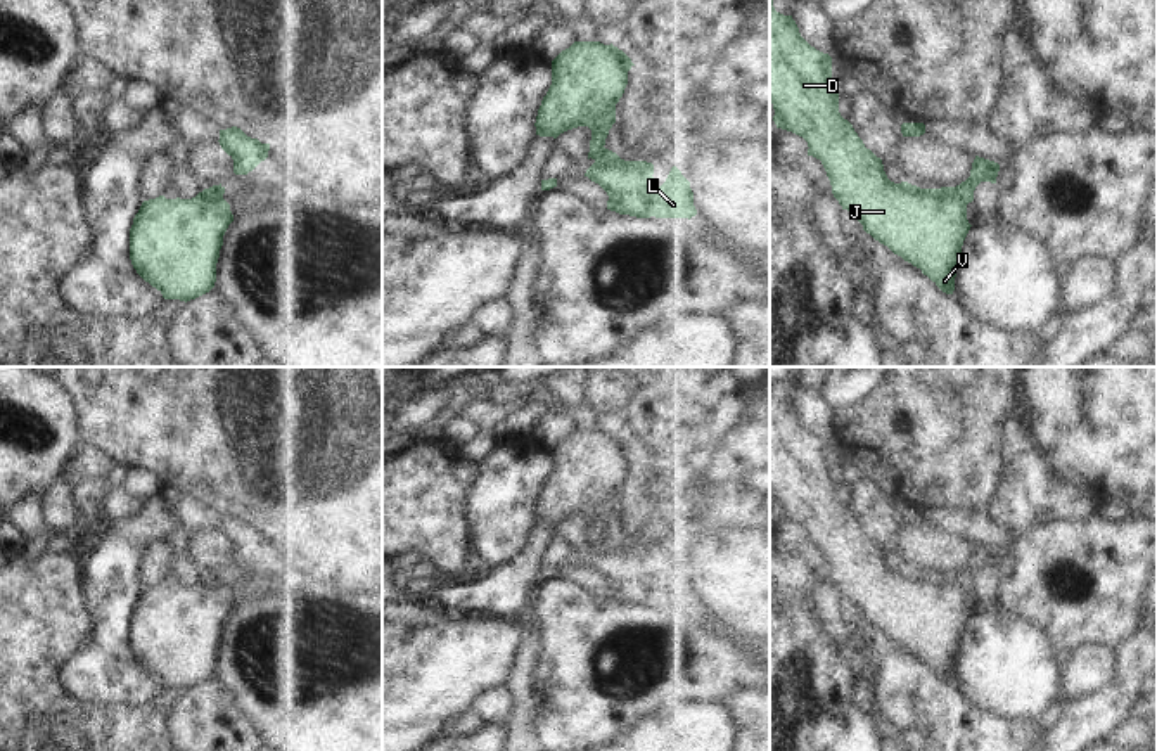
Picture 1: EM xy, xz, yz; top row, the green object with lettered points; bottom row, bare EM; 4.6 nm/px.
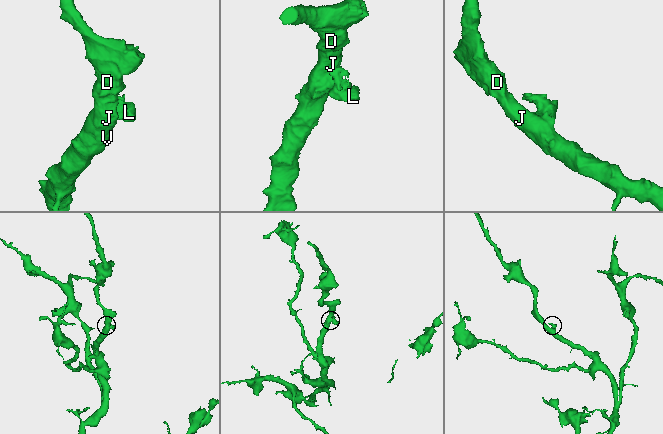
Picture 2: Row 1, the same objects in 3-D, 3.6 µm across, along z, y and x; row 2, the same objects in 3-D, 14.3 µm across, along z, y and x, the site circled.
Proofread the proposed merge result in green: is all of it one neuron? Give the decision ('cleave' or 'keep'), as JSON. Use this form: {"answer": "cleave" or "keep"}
{"answer": "cleave"}

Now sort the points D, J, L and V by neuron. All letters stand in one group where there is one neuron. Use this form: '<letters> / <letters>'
D J V / L

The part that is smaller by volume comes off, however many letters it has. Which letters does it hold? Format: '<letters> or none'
L

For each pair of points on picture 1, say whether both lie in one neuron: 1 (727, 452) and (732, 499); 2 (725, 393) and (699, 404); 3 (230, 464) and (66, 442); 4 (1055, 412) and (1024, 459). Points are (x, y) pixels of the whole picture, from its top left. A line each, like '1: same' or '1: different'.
1: different
2: different
3: different
4: different

